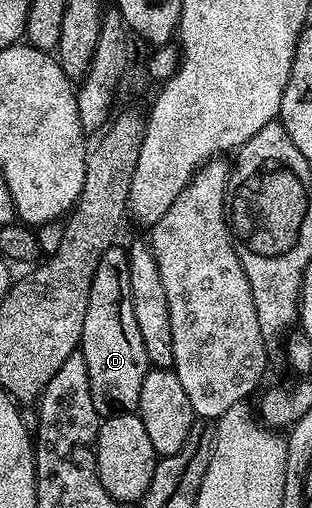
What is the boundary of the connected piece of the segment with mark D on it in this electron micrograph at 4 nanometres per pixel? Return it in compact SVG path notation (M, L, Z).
M116 246L105 250L105 254L101 254L101 262L97 262L97 274L93 274L93 286L89 290L81 355L85 358L85 366L89 366L93 406L99 411L100 417L116 416L118 412L135 412L139 406L141 382L145 382L149 365L145 342L141 342L141 330L137 330L137 317L133 314L129 294L126 247Z

